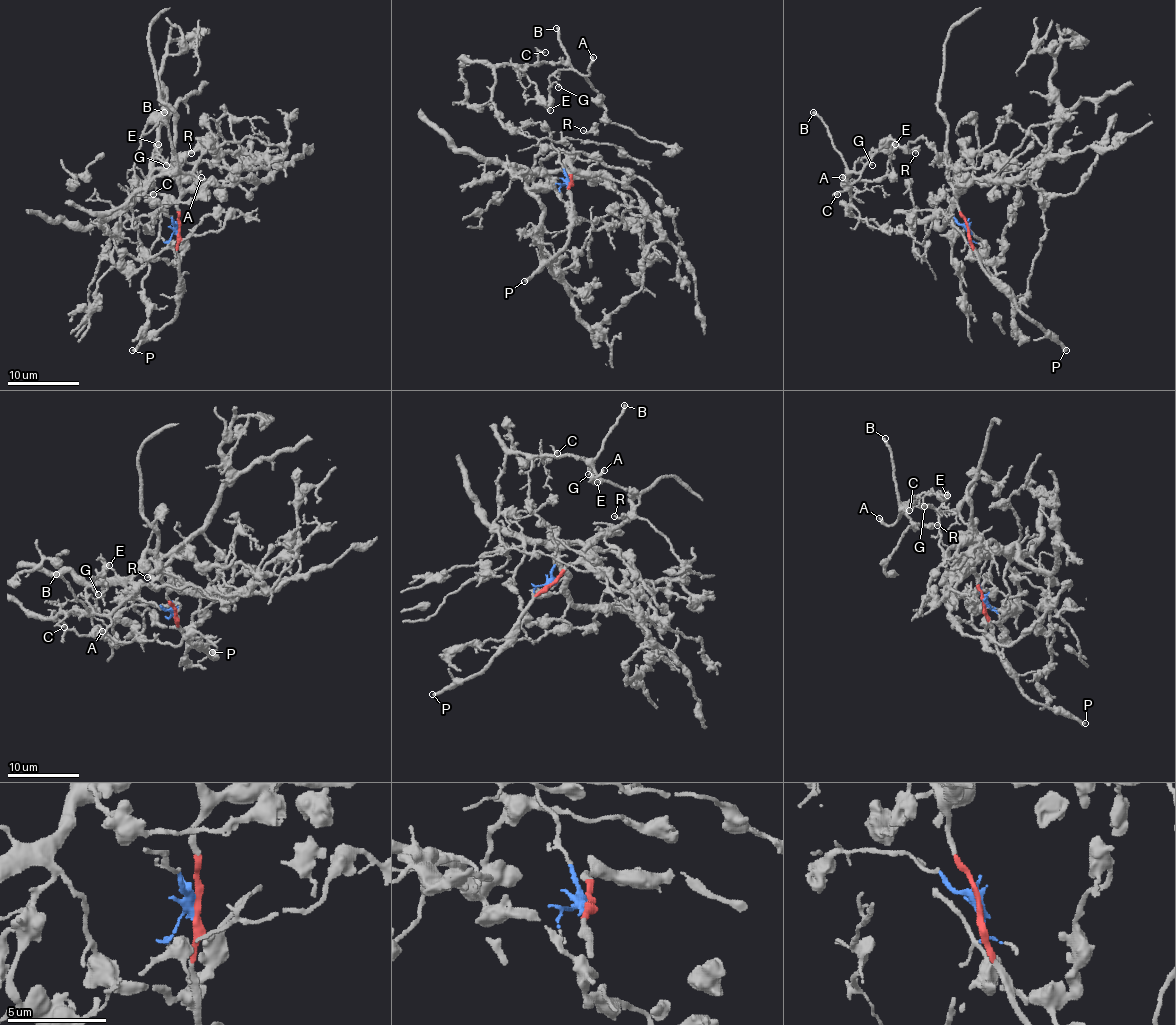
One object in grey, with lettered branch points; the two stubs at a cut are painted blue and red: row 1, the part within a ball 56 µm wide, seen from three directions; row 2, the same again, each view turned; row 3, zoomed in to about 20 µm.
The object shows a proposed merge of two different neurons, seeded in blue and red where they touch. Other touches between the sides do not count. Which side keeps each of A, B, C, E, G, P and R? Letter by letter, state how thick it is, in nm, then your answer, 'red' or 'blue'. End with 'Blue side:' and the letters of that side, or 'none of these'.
A: 240 nm | blue
B: 280 nm | blue
C: 110 nm | blue
E: 550 nm | blue
G: 120 nm | blue
P: 360 nm | red
R: 150 nm | blue
Blue side: A, B, C, E, G, R

